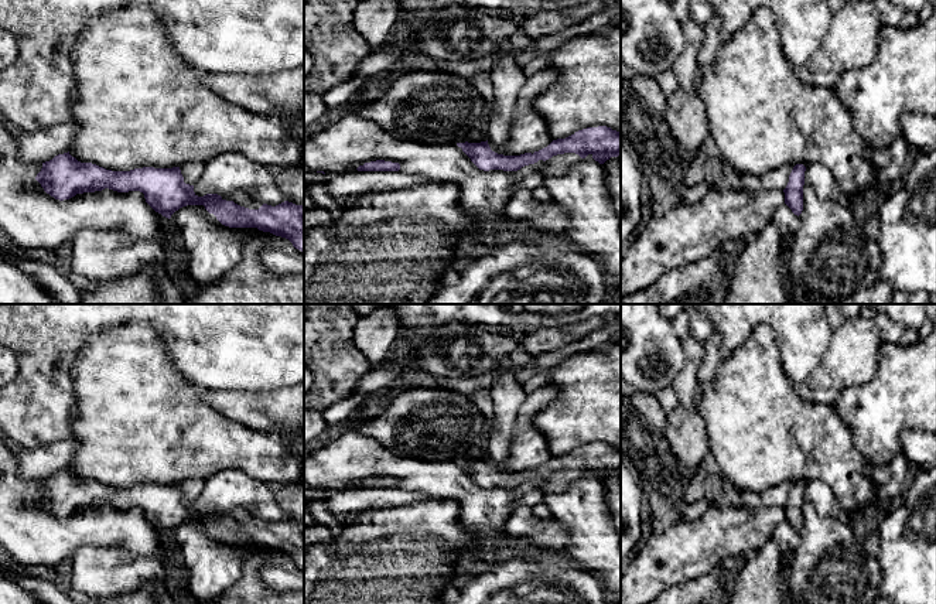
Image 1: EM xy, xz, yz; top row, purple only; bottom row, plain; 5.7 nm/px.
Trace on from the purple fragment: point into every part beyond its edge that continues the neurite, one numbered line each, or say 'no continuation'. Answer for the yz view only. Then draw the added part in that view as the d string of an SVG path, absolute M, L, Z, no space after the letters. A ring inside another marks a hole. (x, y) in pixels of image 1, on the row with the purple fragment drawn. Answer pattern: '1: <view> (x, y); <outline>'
no continuation

